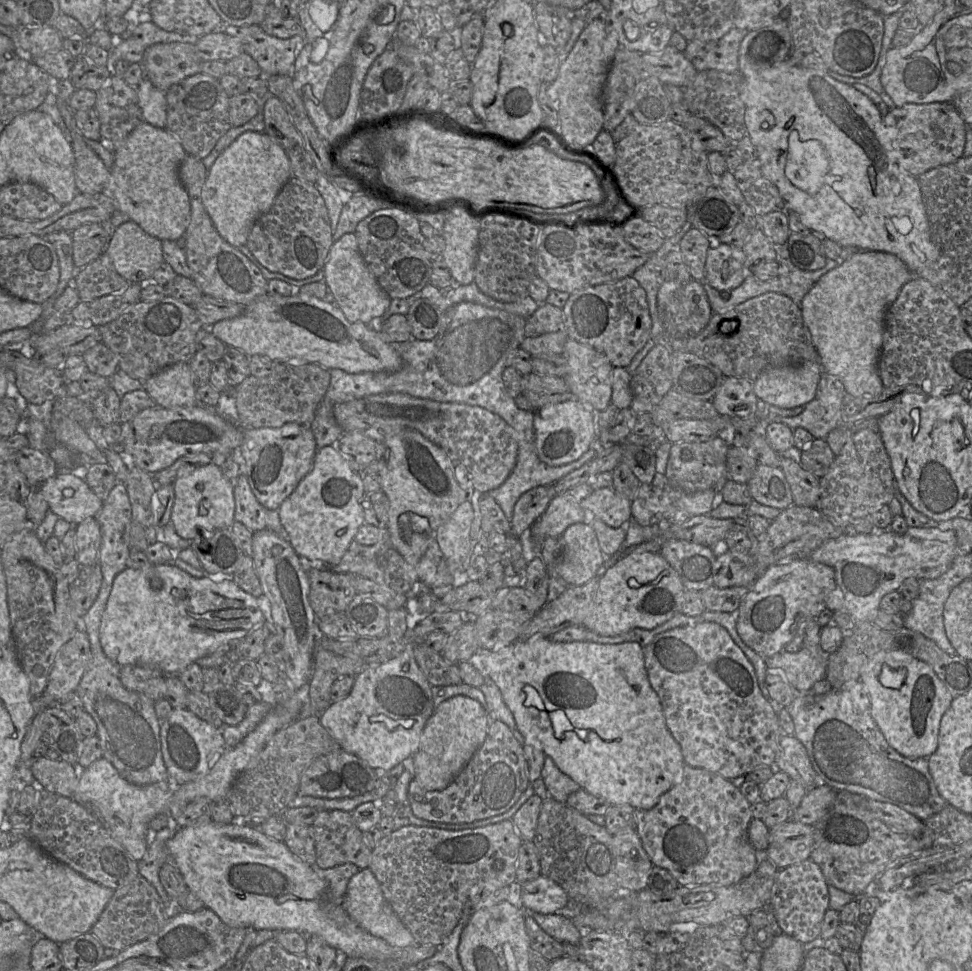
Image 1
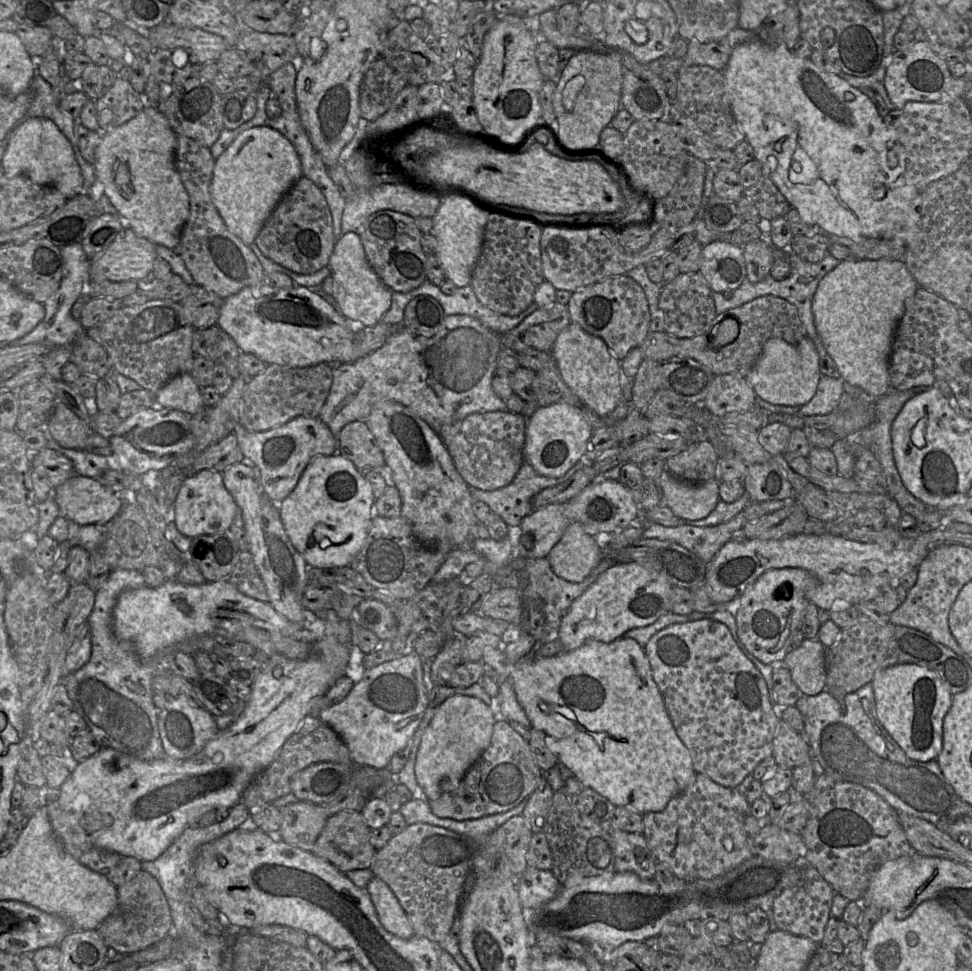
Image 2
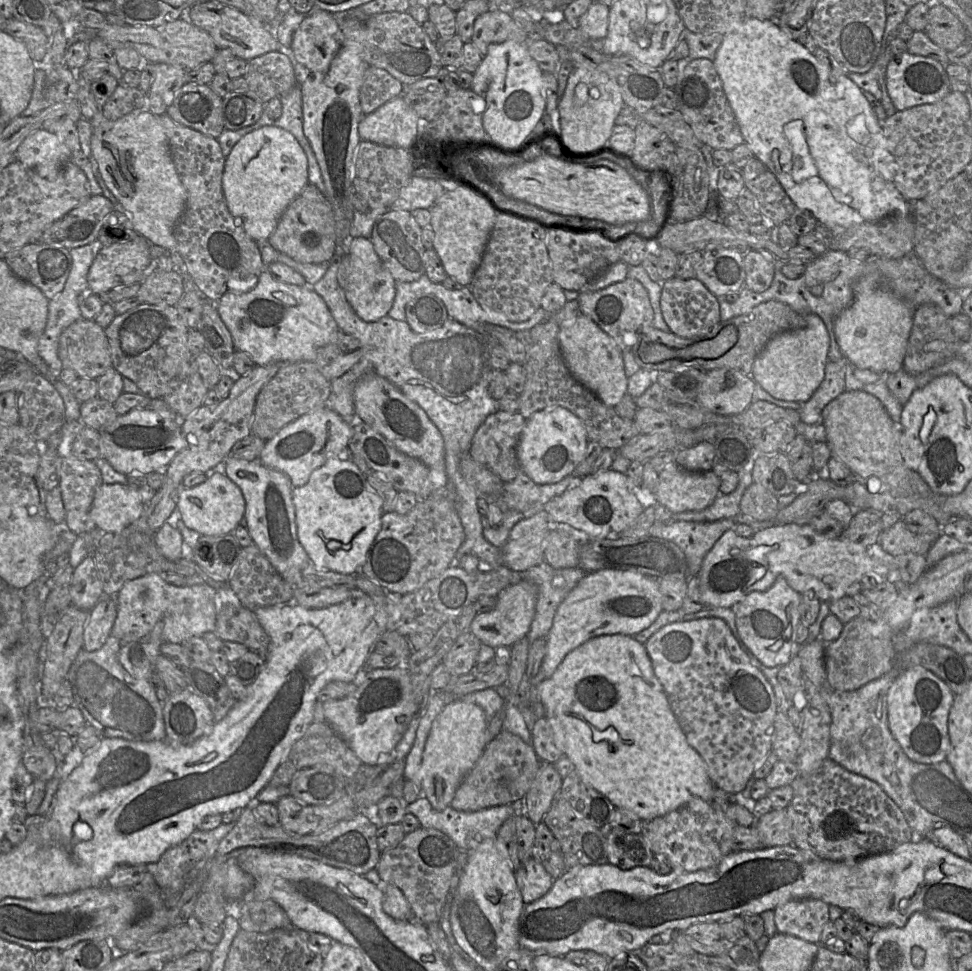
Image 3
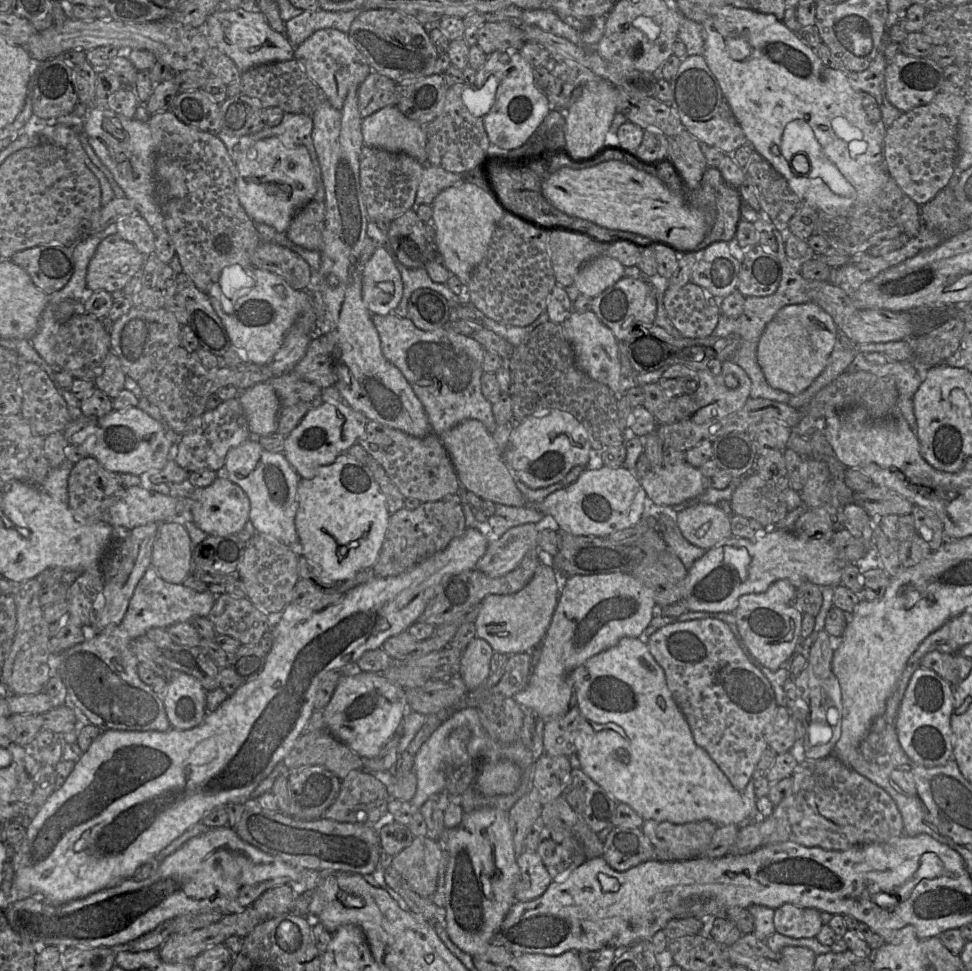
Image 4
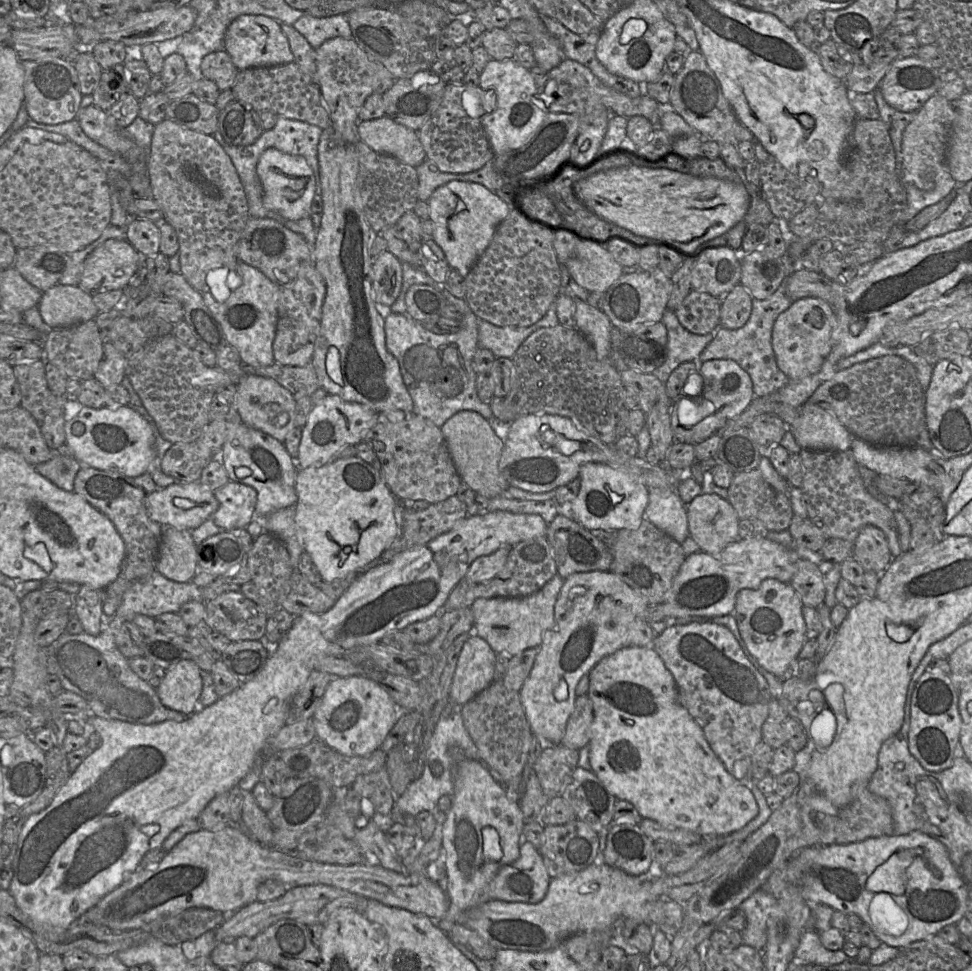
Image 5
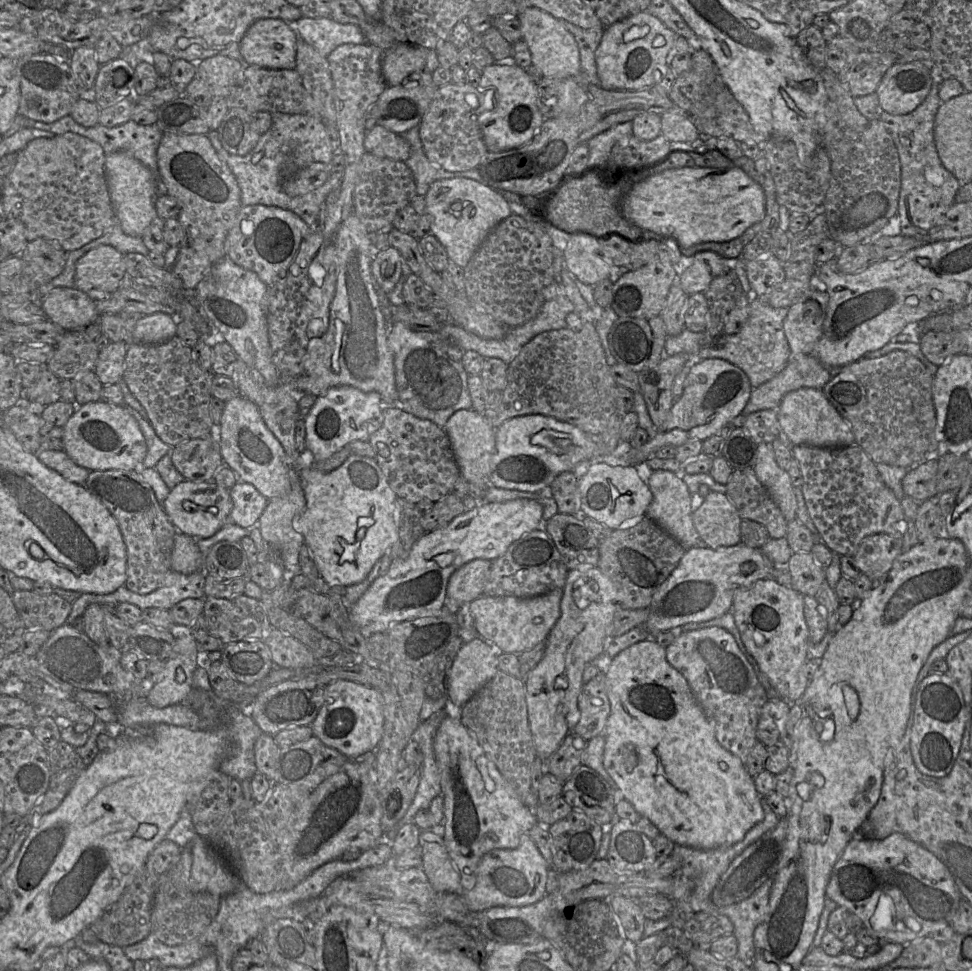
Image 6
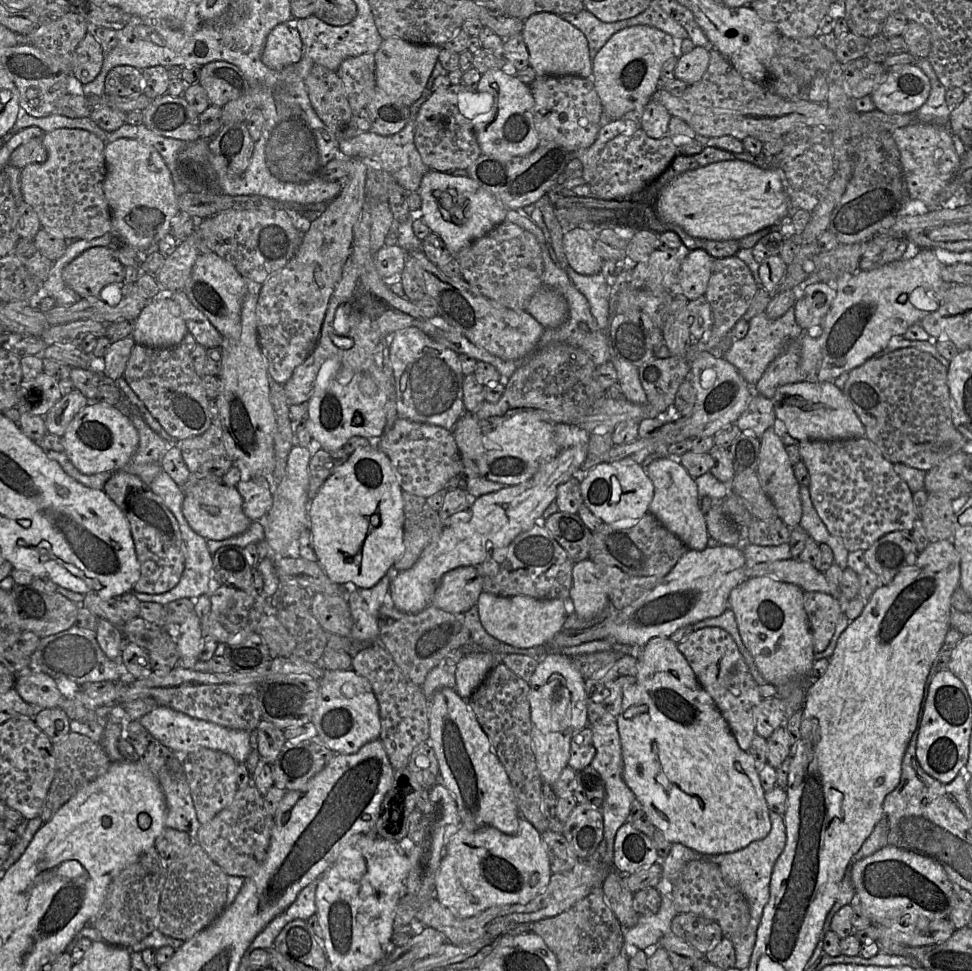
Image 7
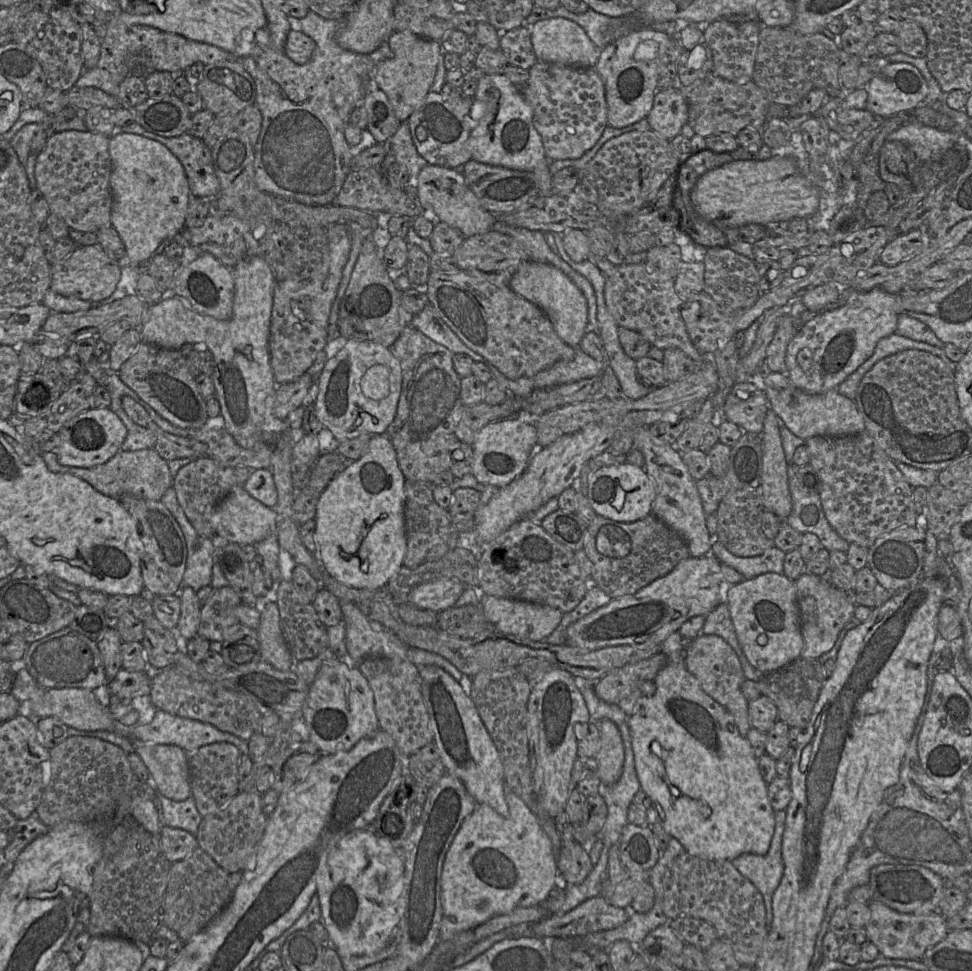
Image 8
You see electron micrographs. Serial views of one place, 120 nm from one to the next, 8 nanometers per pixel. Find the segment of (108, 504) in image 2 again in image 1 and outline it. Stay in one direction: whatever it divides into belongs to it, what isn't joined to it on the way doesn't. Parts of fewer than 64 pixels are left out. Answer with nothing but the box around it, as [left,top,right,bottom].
[39,471,103,525]

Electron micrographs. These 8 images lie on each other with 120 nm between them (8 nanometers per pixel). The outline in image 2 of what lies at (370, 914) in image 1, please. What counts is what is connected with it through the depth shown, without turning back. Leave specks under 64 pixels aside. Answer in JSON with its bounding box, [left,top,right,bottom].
[365,876,414,939]

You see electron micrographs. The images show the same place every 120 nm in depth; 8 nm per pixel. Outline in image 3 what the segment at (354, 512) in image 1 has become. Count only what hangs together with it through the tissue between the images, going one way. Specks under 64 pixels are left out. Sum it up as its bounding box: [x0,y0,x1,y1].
[293,460,383,575]

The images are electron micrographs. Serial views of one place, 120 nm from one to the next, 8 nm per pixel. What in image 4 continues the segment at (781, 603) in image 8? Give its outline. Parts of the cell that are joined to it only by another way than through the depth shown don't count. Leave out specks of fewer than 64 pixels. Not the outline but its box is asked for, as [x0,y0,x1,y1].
[734,580,803,671]

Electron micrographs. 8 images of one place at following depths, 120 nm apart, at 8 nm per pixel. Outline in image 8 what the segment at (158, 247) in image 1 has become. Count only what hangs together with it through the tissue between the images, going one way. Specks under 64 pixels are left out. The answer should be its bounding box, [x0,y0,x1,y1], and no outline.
[51,243,121,302]

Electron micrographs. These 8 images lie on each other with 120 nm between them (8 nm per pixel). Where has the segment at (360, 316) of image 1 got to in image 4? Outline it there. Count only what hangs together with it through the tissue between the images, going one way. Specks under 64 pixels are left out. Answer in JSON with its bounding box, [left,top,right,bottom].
[362,245,403,315]

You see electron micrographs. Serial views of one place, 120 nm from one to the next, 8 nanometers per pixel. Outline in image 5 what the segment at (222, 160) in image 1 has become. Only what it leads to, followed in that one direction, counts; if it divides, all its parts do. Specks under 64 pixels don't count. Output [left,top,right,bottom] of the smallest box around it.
[257,148,316,221]

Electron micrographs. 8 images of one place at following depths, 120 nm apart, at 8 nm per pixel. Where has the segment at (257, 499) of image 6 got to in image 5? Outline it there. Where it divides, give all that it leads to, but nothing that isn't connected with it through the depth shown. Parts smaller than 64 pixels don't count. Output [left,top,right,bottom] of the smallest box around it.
[210,481,257,531]

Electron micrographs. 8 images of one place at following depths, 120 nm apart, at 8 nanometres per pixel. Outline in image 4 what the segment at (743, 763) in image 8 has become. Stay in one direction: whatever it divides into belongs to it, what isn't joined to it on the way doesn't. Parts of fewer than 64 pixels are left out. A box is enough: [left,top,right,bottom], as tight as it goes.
[569,637,750,826]

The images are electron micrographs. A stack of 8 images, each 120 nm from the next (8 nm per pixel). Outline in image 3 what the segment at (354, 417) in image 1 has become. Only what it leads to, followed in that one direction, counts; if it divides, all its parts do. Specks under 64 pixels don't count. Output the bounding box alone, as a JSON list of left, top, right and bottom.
[468,411,526,483]

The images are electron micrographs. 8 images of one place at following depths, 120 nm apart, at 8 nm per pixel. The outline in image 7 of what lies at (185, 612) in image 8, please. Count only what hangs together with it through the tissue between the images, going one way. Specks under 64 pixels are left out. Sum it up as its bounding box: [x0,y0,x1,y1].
[176,612,203,669]

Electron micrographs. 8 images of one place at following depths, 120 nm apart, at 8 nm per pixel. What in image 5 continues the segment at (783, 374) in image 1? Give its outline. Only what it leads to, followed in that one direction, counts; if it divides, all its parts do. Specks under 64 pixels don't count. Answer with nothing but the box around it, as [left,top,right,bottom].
[772,298,835,381]

